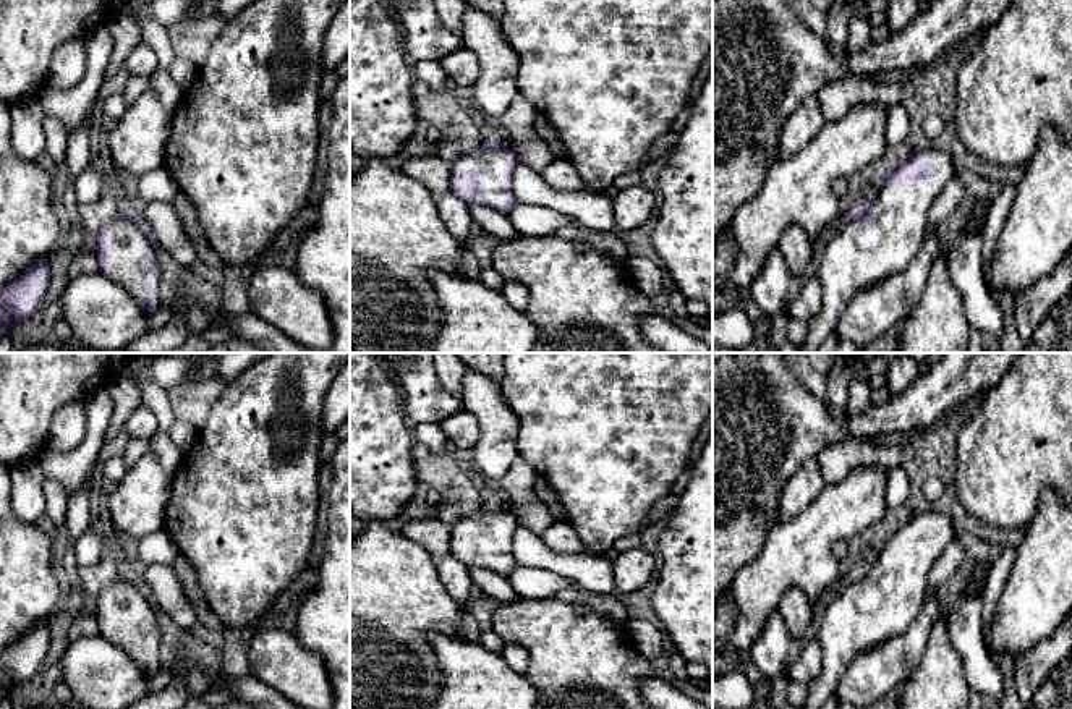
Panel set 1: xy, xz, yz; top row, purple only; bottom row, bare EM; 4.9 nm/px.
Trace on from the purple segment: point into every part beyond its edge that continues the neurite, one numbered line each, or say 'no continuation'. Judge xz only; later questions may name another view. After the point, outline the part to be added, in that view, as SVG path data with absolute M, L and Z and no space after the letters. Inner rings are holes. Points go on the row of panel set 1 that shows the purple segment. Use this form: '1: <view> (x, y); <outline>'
1: xz (491, 165); M465 154L457 157L453 165L462 173L468 172L473 165L478 168L479 183L484 180L487 188L486 206L499 210L499 204L504 201L504 155L502 154Z

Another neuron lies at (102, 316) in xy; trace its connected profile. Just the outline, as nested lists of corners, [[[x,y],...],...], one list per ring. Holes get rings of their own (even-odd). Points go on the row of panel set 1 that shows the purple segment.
[[[100,272],[71,278],[62,291],[60,308],[74,340],[89,350],[123,350],[149,333],[149,312]]]

